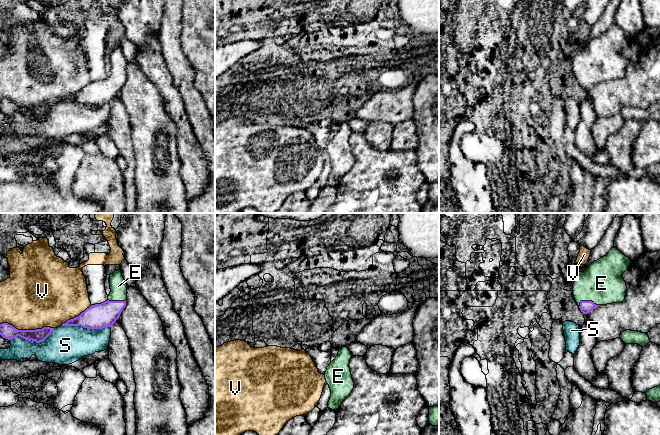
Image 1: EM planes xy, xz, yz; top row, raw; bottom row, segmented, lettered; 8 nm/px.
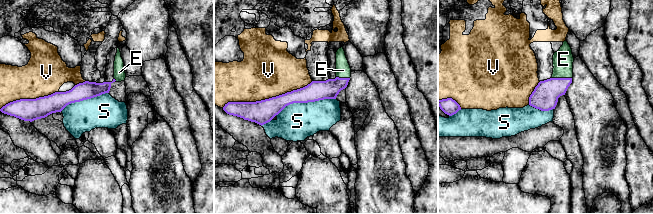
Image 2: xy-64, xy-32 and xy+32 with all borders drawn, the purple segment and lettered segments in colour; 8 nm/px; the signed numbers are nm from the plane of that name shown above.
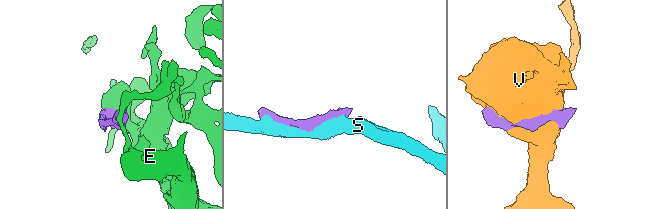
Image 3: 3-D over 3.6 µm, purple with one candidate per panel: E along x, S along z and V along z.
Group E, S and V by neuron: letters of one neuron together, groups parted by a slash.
E / S / V

